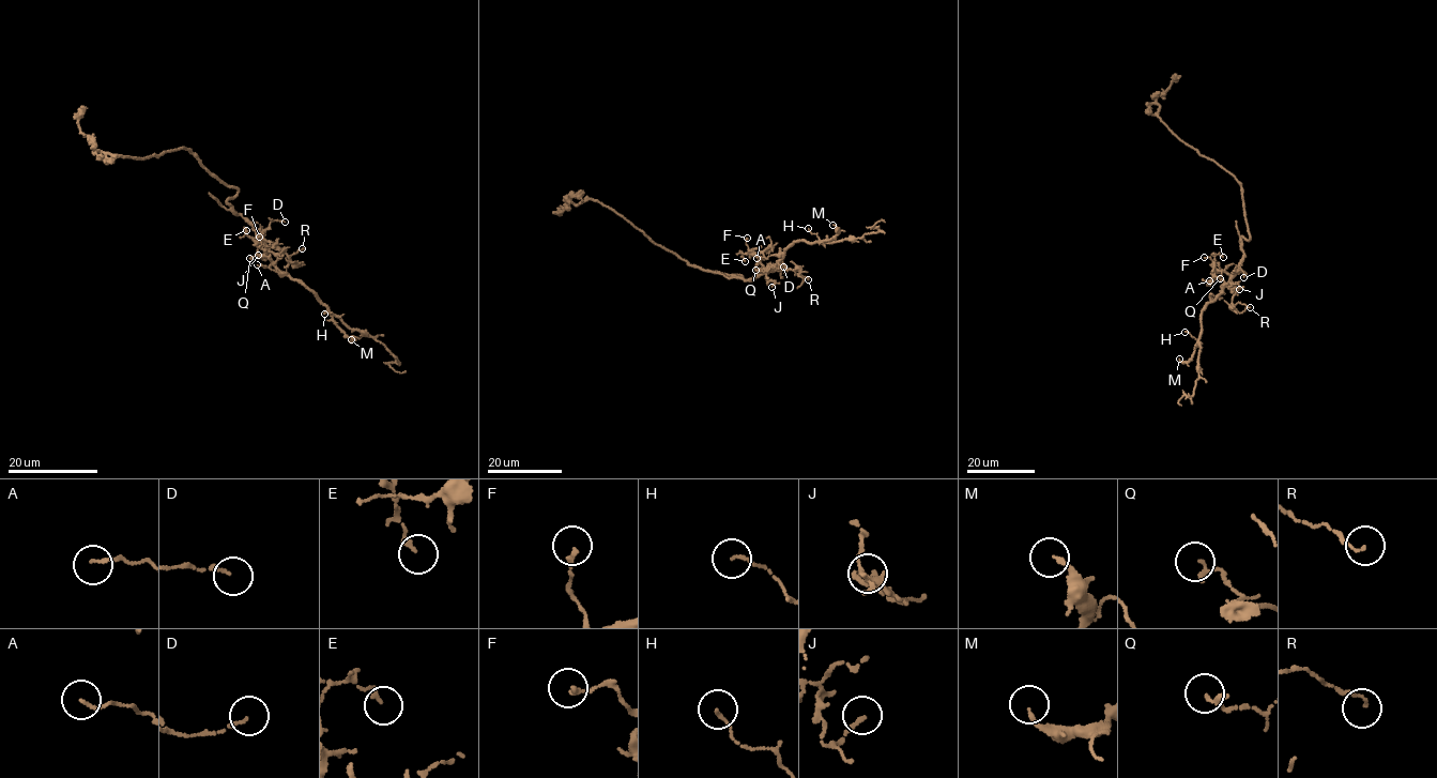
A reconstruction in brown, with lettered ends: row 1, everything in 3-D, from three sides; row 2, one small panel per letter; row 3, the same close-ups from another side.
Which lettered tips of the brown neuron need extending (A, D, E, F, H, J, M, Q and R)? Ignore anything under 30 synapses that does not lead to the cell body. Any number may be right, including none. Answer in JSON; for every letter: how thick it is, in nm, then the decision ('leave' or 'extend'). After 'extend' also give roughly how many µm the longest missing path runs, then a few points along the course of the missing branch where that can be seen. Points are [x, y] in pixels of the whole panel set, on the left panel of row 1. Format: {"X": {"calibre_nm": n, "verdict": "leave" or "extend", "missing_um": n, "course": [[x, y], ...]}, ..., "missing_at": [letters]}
{"A": {"calibre_nm": 90, "verdict": "leave"}, "D": {"calibre_nm": 130, "verdict": "leave"}, "E": {"calibre_nm": 150, "verdict": "leave"}, "F": {"calibre_nm": 170, "verdict": "leave"}, "H": {"calibre_nm": 110, "verdict": "leave"}, "J": {"calibre_nm": 150, "verdict": "leave"}, "M": {"calibre_nm": 160, "verdict": "leave"}, "Q": {"calibre_nm": 180, "verdict": "leave"}, "R": {"calibre_nm": 90, "verdict": "leave"}, "missing_at": []}

